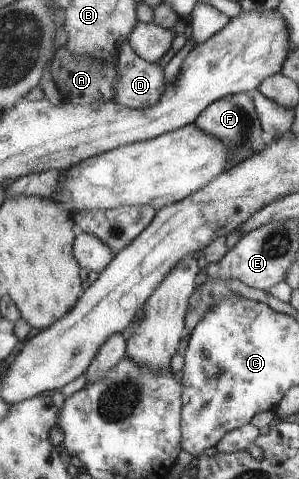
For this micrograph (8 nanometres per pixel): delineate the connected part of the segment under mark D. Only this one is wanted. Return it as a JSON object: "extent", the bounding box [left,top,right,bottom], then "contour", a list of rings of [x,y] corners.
{"extent":[113,41,166,109],"contour":[[[128,41],[120,44],[115,58],[118,76],[114,84],[113,102],[129,109],[154,105],[166,87],[163,69],[139,58],[131,50]]]}

